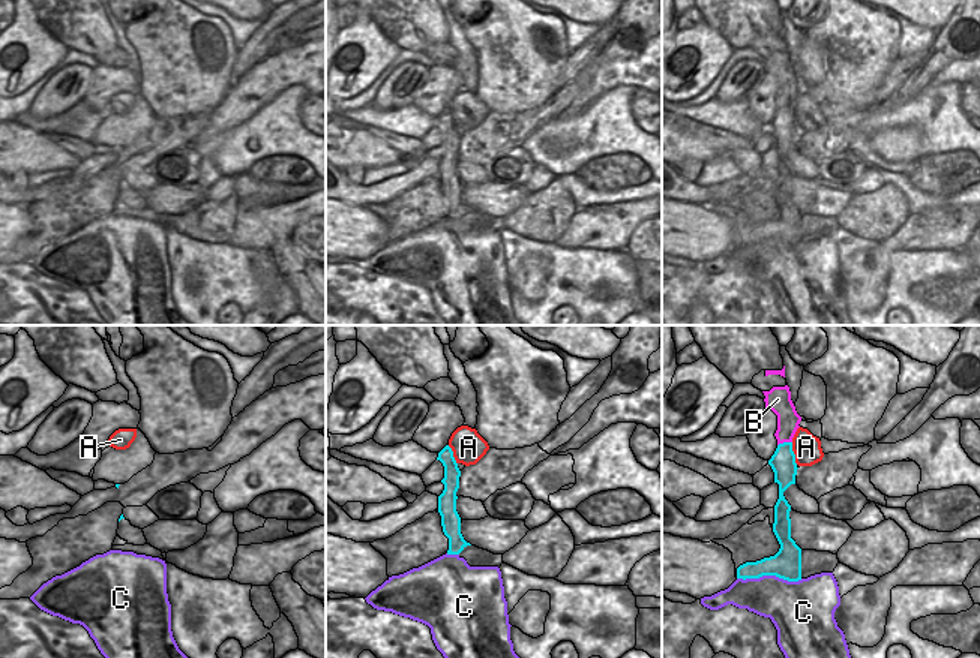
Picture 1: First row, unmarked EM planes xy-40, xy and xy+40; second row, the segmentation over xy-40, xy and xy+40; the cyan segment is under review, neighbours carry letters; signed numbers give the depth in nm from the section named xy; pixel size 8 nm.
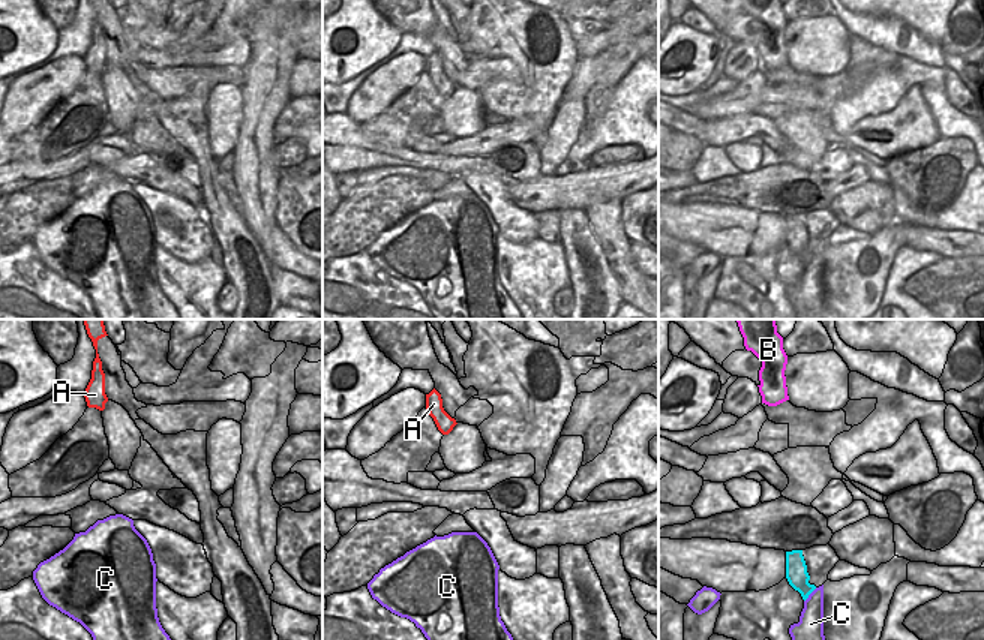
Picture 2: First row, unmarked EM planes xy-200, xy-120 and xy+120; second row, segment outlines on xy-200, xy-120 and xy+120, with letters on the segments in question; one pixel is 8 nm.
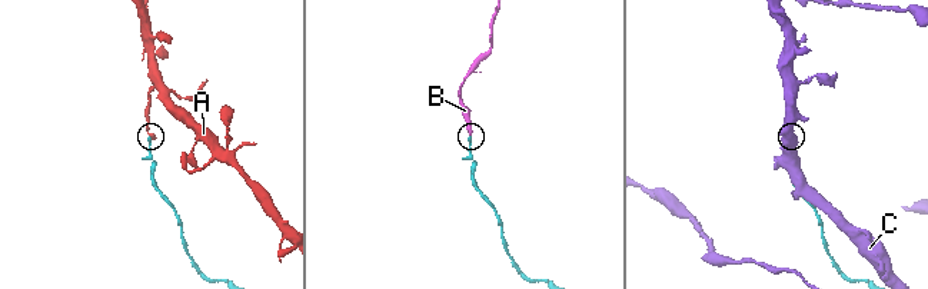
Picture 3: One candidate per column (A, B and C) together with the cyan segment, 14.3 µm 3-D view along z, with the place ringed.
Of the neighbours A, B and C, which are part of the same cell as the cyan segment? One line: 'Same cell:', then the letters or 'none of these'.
Same cell: B.

